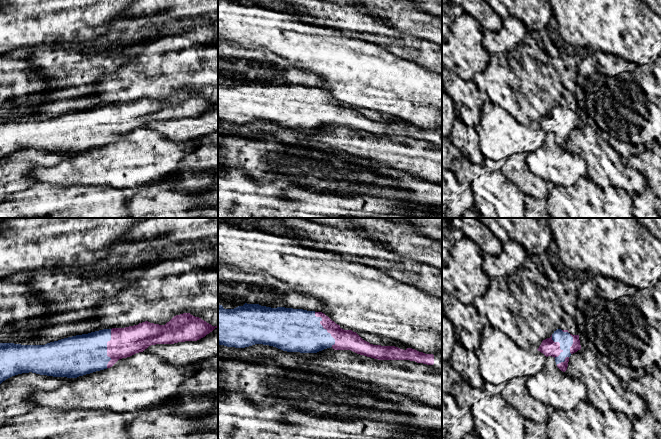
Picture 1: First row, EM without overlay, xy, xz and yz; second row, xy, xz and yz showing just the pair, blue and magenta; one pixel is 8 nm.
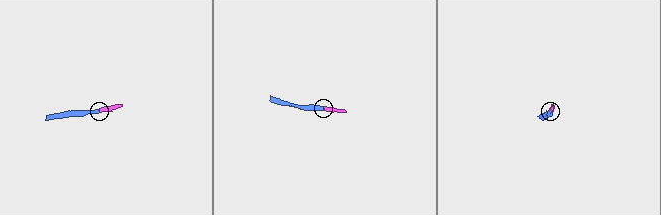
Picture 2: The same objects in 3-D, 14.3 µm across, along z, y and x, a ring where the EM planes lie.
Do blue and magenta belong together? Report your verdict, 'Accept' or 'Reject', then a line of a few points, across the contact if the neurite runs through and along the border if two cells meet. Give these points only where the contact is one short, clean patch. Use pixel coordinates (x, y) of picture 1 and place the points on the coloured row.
Accept. Line: xz (293, 330), (323, 328), (331, 335), (344, 339)

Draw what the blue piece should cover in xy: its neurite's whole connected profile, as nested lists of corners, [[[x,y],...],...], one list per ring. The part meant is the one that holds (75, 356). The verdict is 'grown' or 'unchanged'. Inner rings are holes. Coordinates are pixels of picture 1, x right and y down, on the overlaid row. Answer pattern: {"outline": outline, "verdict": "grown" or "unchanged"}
{"outline": [[[183,313],[165,325],[145,321],[45,345],[0,343],[0,384],[12,376],[29,372],[77,378],[110,368],[119,359],[143,352],[151,345],[197,341],[217,327],[190,313]]], "verdict": "grown"}

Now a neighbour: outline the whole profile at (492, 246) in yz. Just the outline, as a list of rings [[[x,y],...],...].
[[[453,218],[450,221],[450,228],[460,229],[464,236],[476,243],[484,253],[499,256],[503,250],[502,243],[485,225],[481,224],[481,229],[477,230],[474,226],[464,222],[461,218]]]

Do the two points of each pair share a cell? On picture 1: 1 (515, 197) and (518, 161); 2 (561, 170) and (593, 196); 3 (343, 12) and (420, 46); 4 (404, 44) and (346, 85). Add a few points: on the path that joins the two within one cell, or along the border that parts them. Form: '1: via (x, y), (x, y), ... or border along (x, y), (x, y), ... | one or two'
1: border along (500, 170), (525, 195) | two
2: border along (586, 176), (579, 177), (568, 186), (552, 186) | two
3: via (362, 23), (401, 46) | one
4: border along (371, 42), (377, 43), (389, 51), (414, 62) | two

